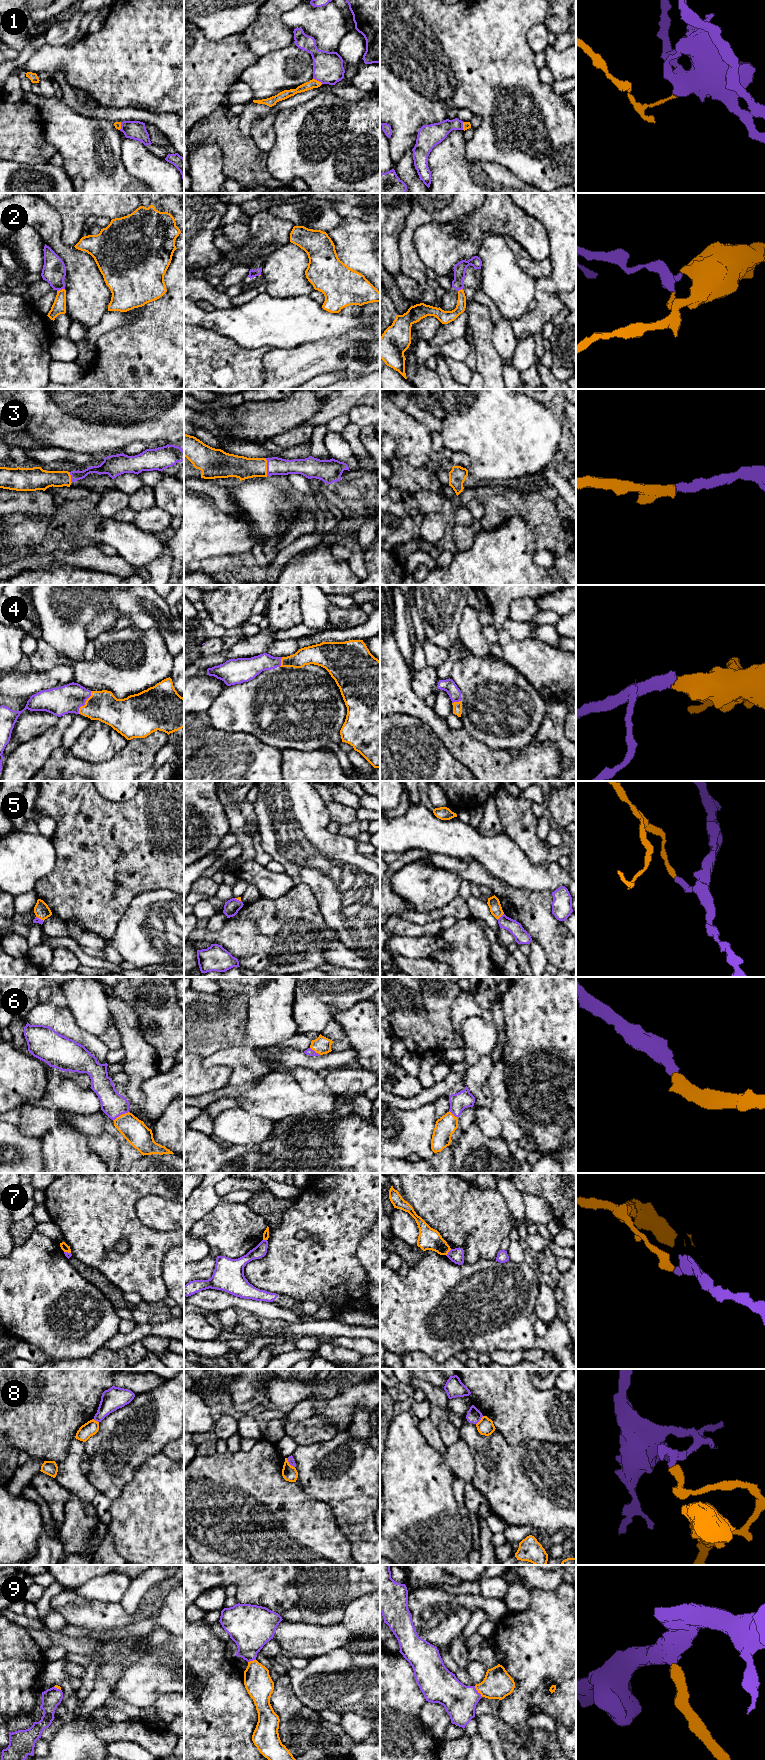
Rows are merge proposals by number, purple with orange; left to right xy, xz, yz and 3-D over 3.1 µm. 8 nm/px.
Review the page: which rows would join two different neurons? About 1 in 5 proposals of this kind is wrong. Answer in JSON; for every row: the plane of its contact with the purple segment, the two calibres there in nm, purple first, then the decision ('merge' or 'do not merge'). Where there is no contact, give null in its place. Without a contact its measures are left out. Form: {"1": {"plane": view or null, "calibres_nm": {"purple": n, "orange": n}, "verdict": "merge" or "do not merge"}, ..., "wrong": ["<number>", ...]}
{"1": {"plane": "xz", "calibres_nm": {"purple": 240, "orange": 70}, "verdict": "do not merge"}, "2": {"plane": "xy", "calibres_nm": {"purple": 190, "orange": 110}, "verdict": "do not merge"}, "3": {"plane": "xz", "calibres_nm": {"purple": 140, "orange": 180}, "verdict": "merge"}, "4": {"plane": "xy", "calibres_nm": {"purple": 220, "orange": 240}, "verdict": "merge"}, "5": {"plane": "yz", "calibres_nm": {"purple": 110, "orange": 100}, "verdict": "do not merge"}, "6": {"plane": "xy", "calibres_nm": {"purple": 200, "orange": 190}, "verdict": "merge"}, "7": {"plane": "yz", "calibres_nm": {"purple": 120, "orange": 180}, "verdict": "do not merge"}, "8": {"plane": "xz", "calibres_nm": {"purple": 50, "orange": 120}, "verdict": "do not merge"}, "9": {"plane": "yz", "calibres_nm": {"purple": 260, "orange": 240}, "verdict": "merge"}, "wrong": ["1", "2", "5", "7", "8"]}

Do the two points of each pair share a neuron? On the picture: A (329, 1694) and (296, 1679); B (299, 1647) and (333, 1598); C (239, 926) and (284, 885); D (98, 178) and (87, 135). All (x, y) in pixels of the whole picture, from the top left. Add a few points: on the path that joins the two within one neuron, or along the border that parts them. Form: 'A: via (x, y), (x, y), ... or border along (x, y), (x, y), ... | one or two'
A: via (321, 1686), (310, 1685), (304, 1682) | one
B: border along (291, 1621), (309, 1622), (319, 1625), (337, 1624) | two
C: border along (291, 888), (275, 898), (261, 897) | two
D: via (95, 167), (91, 159), (89, 146) | one

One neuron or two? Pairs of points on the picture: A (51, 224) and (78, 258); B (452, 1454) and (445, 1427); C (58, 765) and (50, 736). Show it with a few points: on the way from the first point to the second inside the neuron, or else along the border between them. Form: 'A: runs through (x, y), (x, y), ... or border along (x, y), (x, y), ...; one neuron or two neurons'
A: runs through (51, 234), (68, 253); one neuron
B: border along (460, 1438), (446, 1447); two neurons
C: border along (60, 745), (50, 754), (40, 769); two neurons

